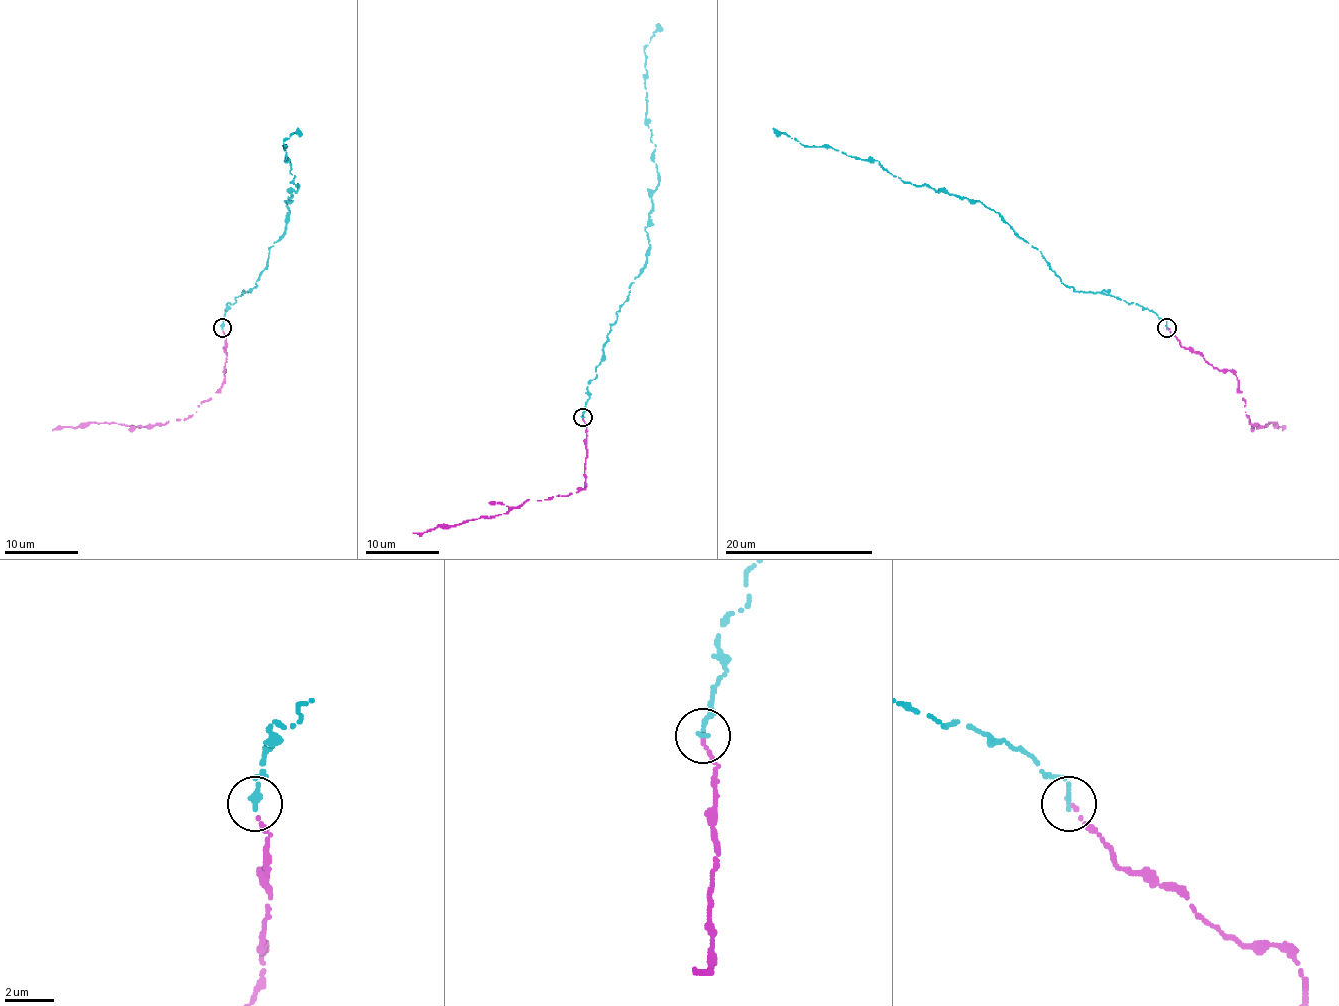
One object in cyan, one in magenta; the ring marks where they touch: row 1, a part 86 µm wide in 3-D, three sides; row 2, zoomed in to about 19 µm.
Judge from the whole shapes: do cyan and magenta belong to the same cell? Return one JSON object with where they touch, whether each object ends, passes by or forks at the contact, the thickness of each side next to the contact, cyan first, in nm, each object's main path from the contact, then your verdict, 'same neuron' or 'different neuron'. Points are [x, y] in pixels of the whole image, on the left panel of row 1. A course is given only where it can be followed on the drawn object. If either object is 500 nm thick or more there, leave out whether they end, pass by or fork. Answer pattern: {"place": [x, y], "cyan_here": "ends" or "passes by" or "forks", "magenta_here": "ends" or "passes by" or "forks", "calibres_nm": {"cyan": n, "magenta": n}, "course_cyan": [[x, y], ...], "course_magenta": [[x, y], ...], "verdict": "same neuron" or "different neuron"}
{"place": [222, 327], "cyan_here": "ends", "magenta_here": "ends", "calibres_nm": {"cyan": 240, "magenta": 140}, "course_cyan": [[222, 327], [227, 303], [257, 286], [283, 234], [285, 201], [298, 184], [283, 143], [298, 128]], "course_magenta": [[222, 327], [225, 347], [223, 384], [184, 420], [140, 427], [81, 423], [53, 431]], "verdict": "same neuron"}

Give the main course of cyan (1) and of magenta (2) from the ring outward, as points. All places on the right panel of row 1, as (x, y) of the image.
1: (1166, 327), (1136, 303), (1066, 286), (1042, 253), (978, 201), (915, 186), (875, 160), (804, 147), (773, 128)
2: (1168, 327), (1183, 347), (1192, 347), (1214, 368), (1236, 375), (1251, 423), (1275, 423), (1283, 431)

